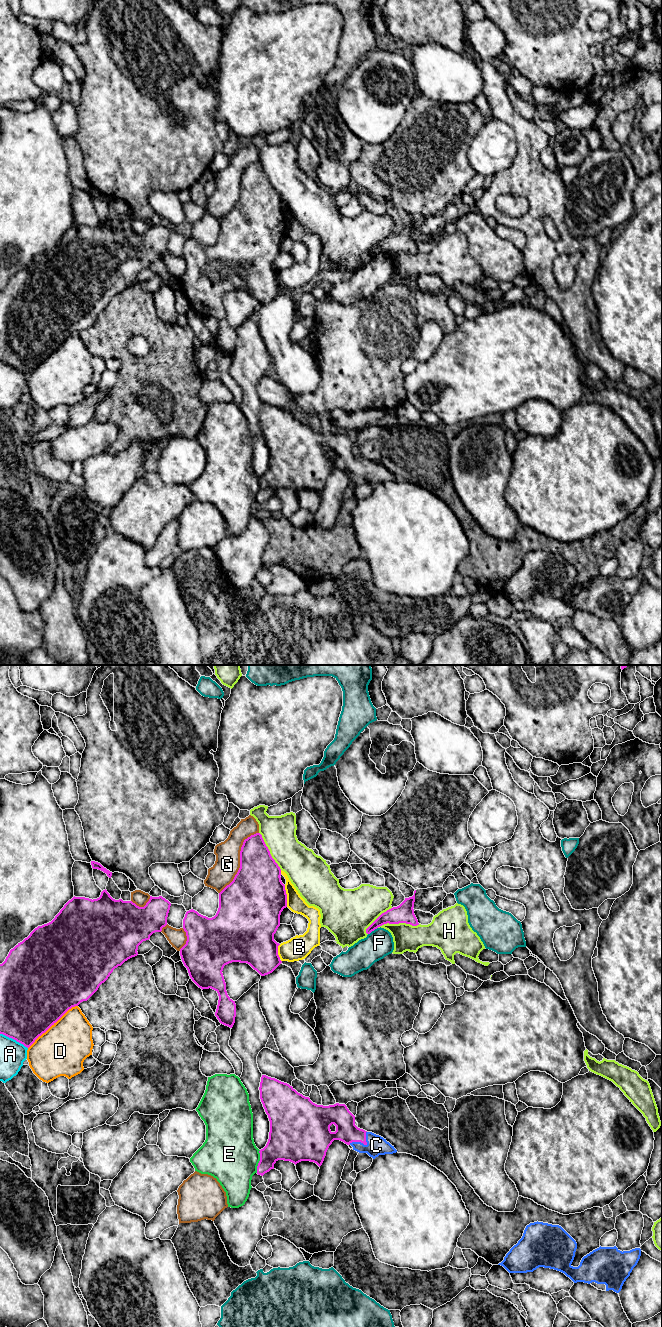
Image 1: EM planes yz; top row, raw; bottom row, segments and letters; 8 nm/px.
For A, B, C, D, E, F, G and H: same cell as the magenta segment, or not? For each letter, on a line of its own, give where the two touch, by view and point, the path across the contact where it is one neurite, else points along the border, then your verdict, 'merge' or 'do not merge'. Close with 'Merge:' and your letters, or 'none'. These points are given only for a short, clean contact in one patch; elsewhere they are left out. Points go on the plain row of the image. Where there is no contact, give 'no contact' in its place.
A: yz (14, 367) | do not merge
B: yz (286, 224) | do not merge
C: yz (363, 471) | across yz (346, 459), (363, 471), (376, 473) | merge
D: yz (52, 352) | do not merge
E: yz (259, 489) | do not merge
F: yz (372, 258) | do not merge
G: yz (240, 188) | do not merge
H: yz (398, 251) | do not merge
Merge: C

